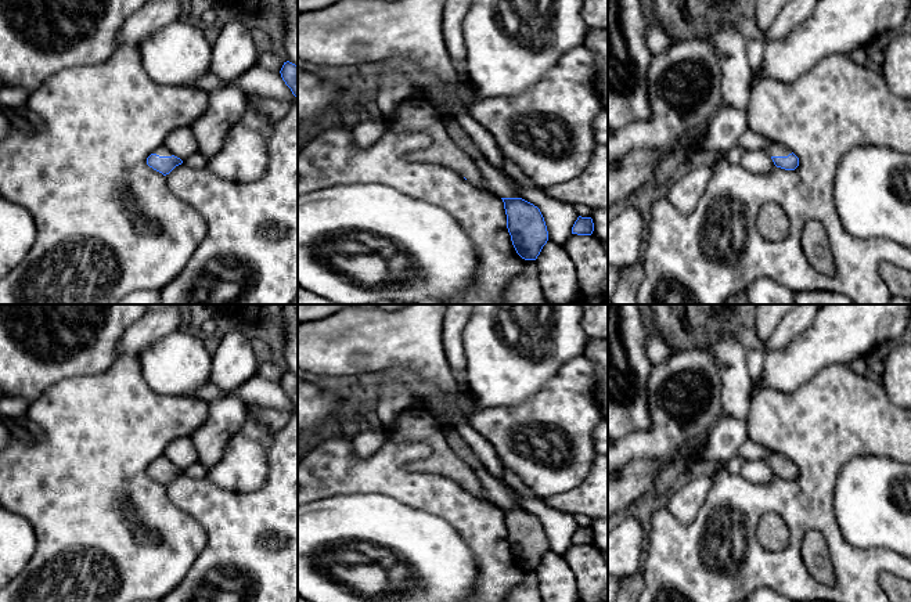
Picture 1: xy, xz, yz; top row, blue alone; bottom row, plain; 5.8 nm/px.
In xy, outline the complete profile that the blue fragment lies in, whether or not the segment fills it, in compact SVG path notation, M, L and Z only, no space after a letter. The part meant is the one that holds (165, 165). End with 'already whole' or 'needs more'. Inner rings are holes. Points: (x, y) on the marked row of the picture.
M165 145L156 148L147 158L147 165L163 176L169 174L176 166L181 163L183 161L174 156Z; needs more

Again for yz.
M770 143L764 151L771 156L777 167L795 170L799 166L799 158L781 144Z; needs more

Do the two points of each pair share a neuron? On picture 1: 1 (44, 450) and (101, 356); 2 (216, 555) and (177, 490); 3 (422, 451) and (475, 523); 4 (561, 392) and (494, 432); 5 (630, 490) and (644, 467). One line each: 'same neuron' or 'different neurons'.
1: different neurons
2: same neuron
3: same neuron
4: same neuron
5: same neuron

